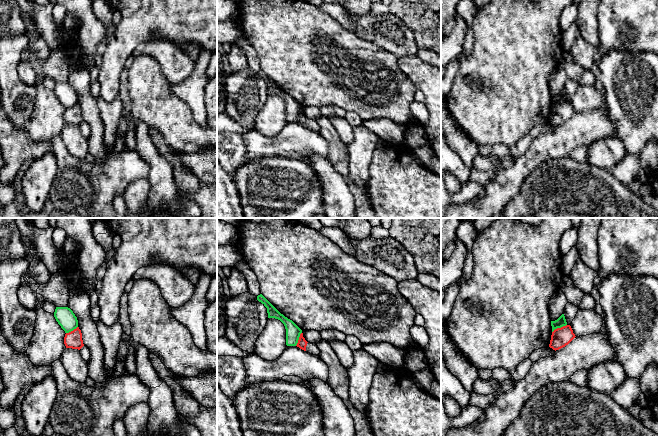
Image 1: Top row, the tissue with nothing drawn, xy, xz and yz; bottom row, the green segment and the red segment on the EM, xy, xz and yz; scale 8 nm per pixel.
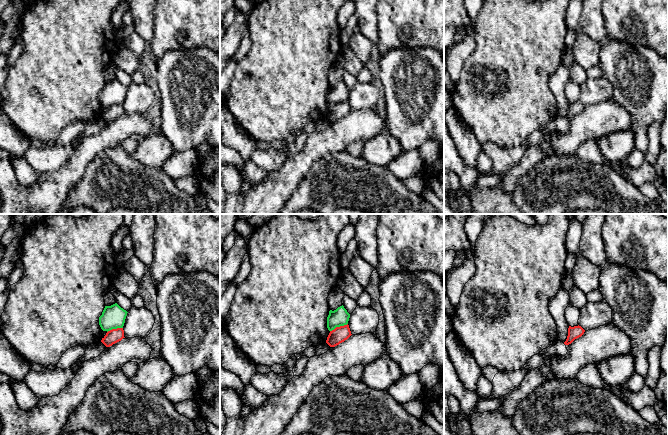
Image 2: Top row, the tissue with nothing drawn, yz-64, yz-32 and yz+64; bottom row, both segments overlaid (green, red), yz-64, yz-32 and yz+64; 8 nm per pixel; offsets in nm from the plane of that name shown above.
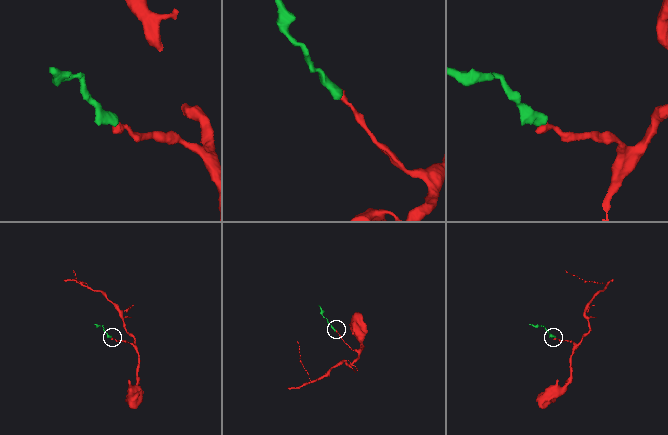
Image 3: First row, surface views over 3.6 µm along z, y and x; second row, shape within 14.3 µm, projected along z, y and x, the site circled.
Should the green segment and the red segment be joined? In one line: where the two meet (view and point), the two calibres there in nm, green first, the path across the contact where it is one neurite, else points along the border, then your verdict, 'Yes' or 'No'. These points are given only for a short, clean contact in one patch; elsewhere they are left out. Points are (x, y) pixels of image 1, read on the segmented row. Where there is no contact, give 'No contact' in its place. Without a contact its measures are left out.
Touches green at yz (559, 327). Thickness 80 nm (green) against 150 nm. Boundary: yz (566, 324), (557, 327), (552, 332). No

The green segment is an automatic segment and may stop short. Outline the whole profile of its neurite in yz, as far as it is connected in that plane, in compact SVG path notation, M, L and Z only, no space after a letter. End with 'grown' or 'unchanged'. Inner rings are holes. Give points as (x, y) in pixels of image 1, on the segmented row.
M562 314L557 320L551 321L552 332L557 328L561 328L566 325L567 325L567 322L566 322L565 316L564 314Z; unchanged

